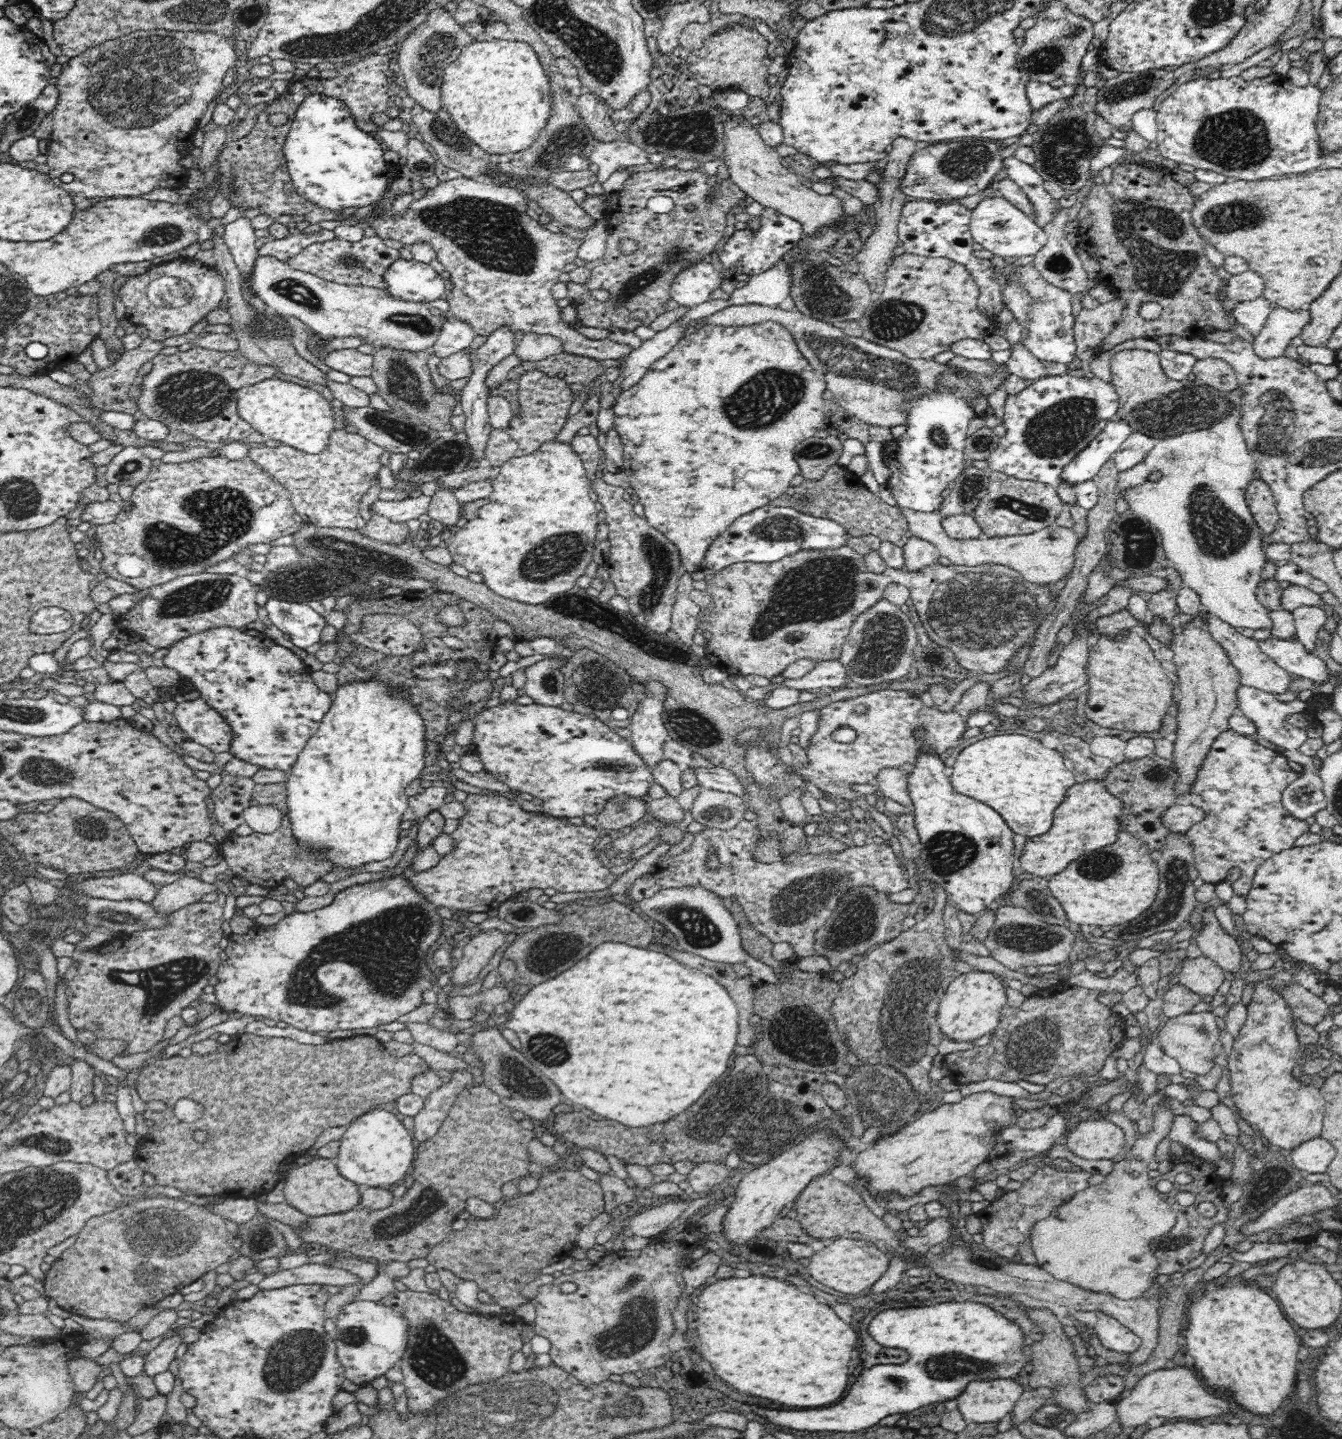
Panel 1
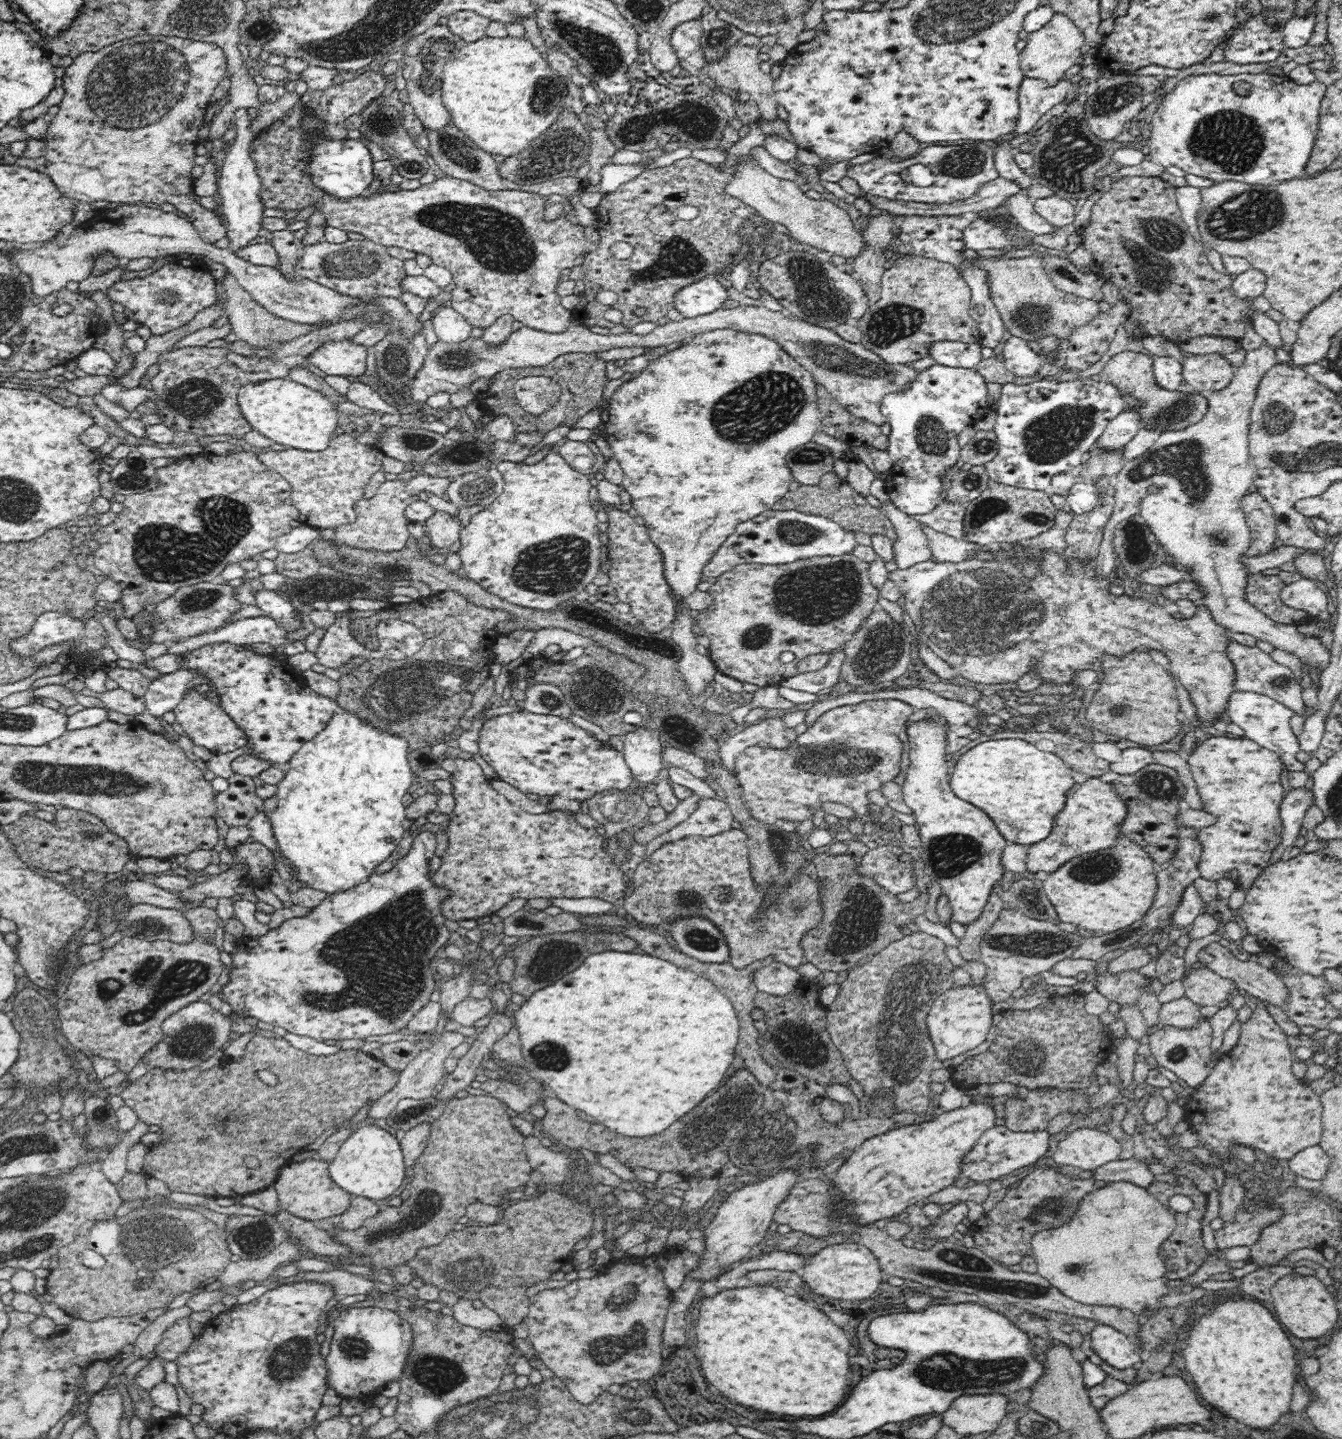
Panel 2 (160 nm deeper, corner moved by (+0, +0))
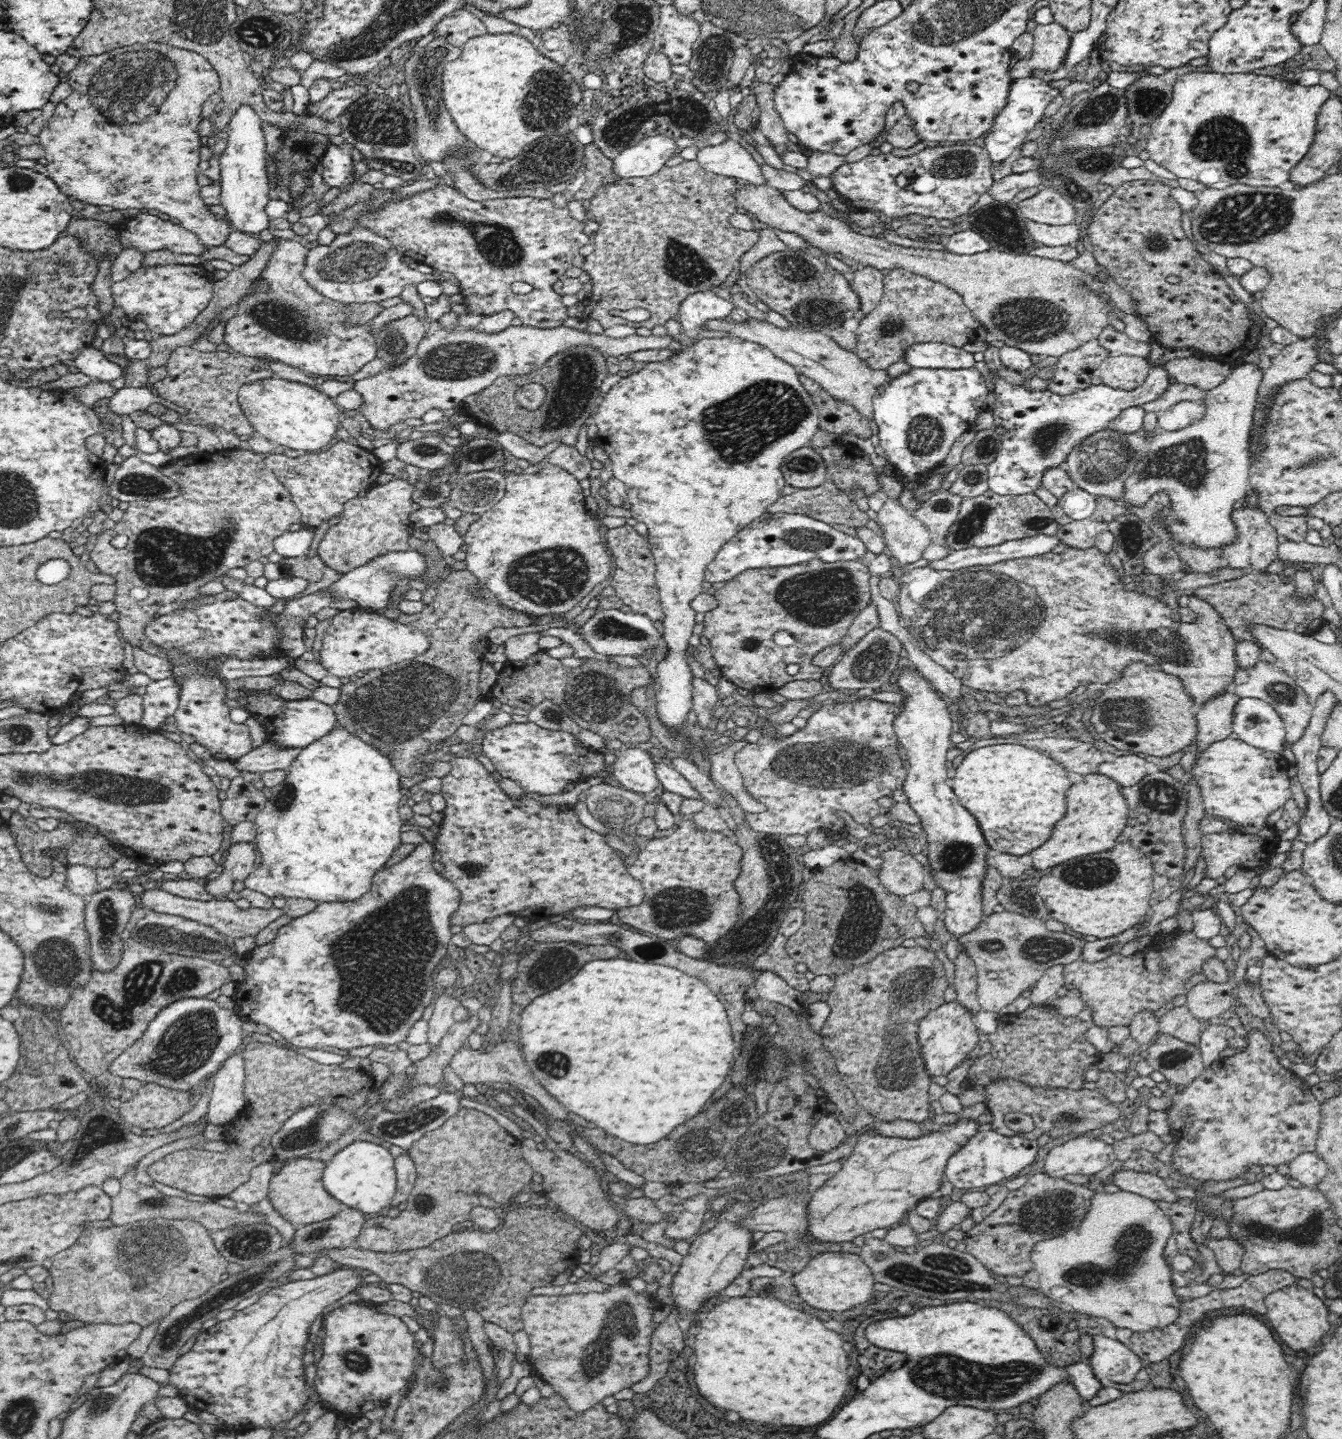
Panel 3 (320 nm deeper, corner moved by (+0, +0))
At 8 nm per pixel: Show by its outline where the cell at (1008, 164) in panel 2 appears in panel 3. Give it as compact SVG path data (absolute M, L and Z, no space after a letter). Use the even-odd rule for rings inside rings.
M1030 76L1012 80L1012 84L1008 88L1008 98L1006 98L1007 106L998 112L993 127L984 136L984 149L993 162L1002 162L1014 150L1021 147L1027 135L1036 128L1036 124L1042 122L1046 106L1051 104L1052 98L1058 93L1059 91L1048 86L1047 82Z

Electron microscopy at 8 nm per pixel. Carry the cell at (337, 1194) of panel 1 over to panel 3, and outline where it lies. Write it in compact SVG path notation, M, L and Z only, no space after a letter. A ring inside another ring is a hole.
M296 1156L288 1159L288 1162L270 1178L267 1199L270 1200L272 1207L292 1225L298 1227L325 1221L345 1209L322 1185L325 1165L326 1163L318 1157Z

